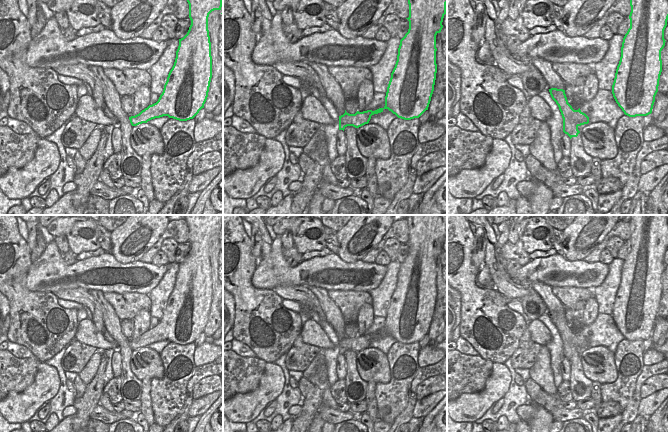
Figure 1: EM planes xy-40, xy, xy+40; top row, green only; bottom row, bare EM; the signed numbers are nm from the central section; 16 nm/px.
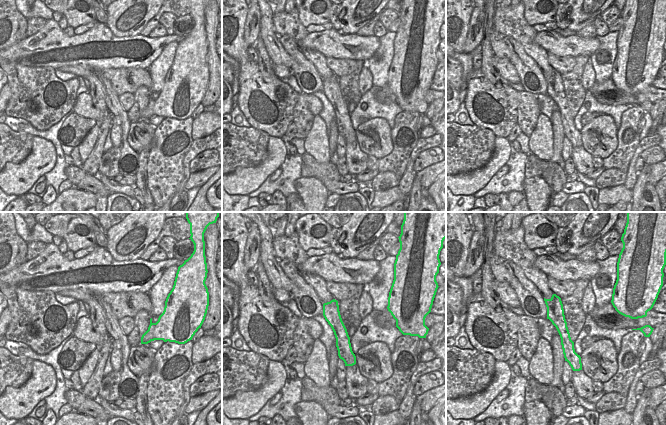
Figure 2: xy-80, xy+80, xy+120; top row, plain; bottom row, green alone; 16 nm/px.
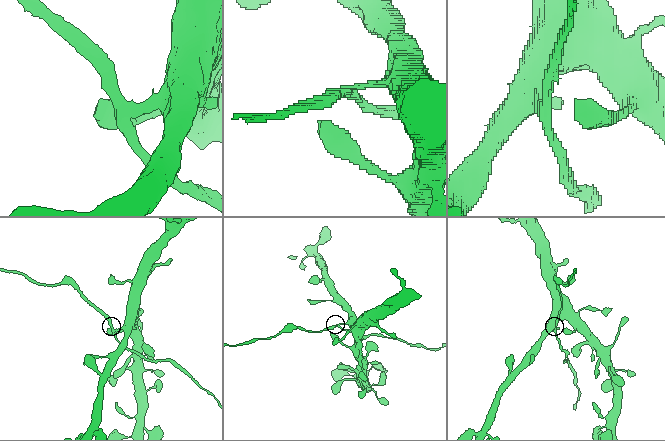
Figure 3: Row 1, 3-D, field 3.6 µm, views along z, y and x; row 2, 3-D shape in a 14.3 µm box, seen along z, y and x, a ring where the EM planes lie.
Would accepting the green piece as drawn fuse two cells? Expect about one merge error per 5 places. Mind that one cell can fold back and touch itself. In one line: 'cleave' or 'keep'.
cleave

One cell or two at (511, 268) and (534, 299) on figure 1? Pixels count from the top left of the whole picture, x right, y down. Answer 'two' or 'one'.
one

